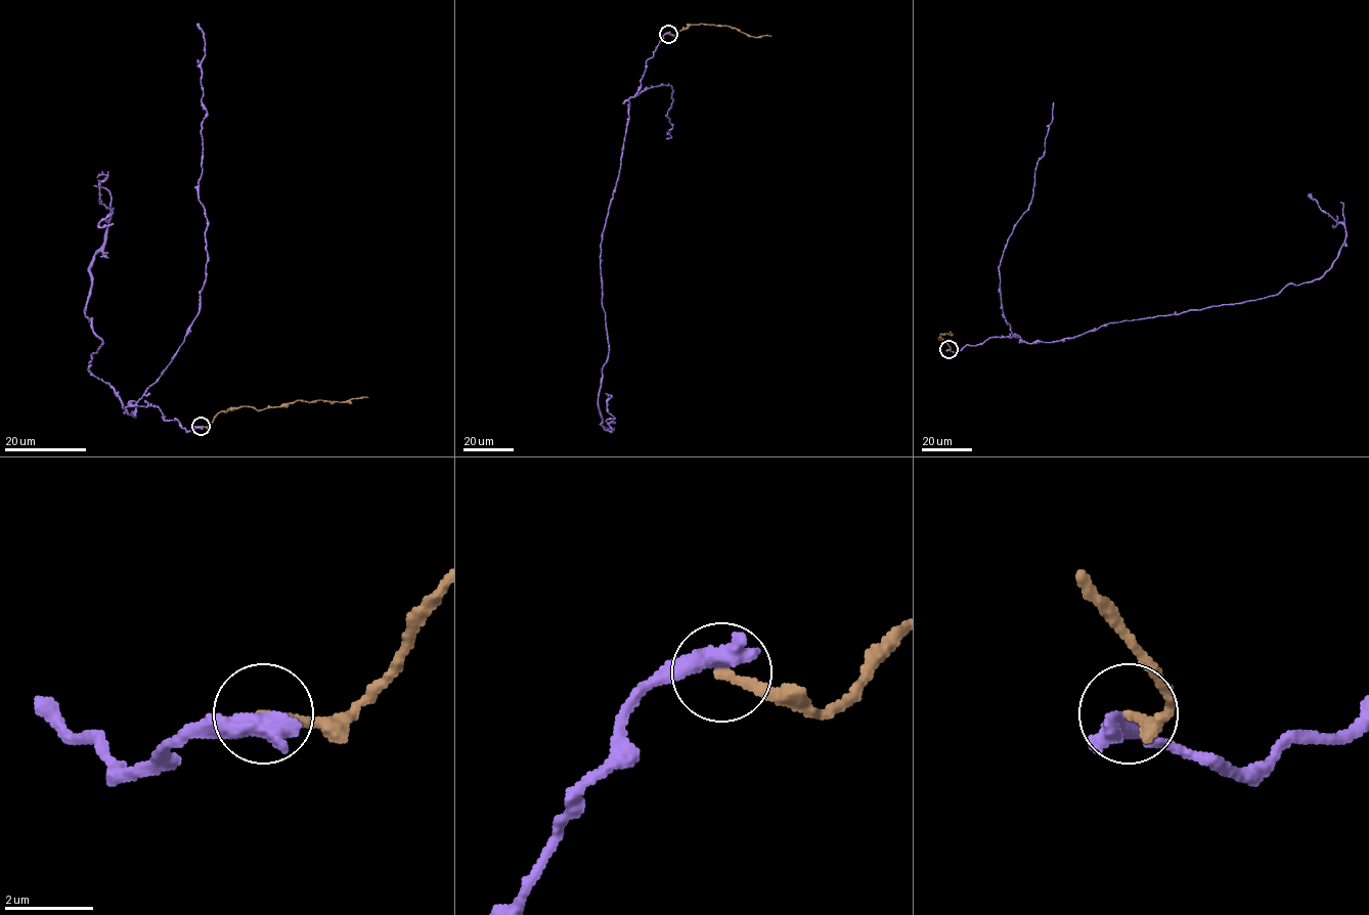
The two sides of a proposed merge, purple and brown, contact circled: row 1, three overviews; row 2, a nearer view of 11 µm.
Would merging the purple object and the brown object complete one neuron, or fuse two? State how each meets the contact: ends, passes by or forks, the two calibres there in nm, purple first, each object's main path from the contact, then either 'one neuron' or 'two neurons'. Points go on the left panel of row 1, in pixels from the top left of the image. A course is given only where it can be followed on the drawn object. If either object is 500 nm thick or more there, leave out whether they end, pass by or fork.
600/240 nm | purple via (200, 426), (135, 402), (129, 415), (89, 372), (102, 344), (85, 312), (90, 270), (113, 212), (97, 177) | brown via (200, 426), (207, 427), (219, 412), (236, 407), (251, 406), (262, 410), (302, 400), (349, 402), (368, 397) | two neurons

